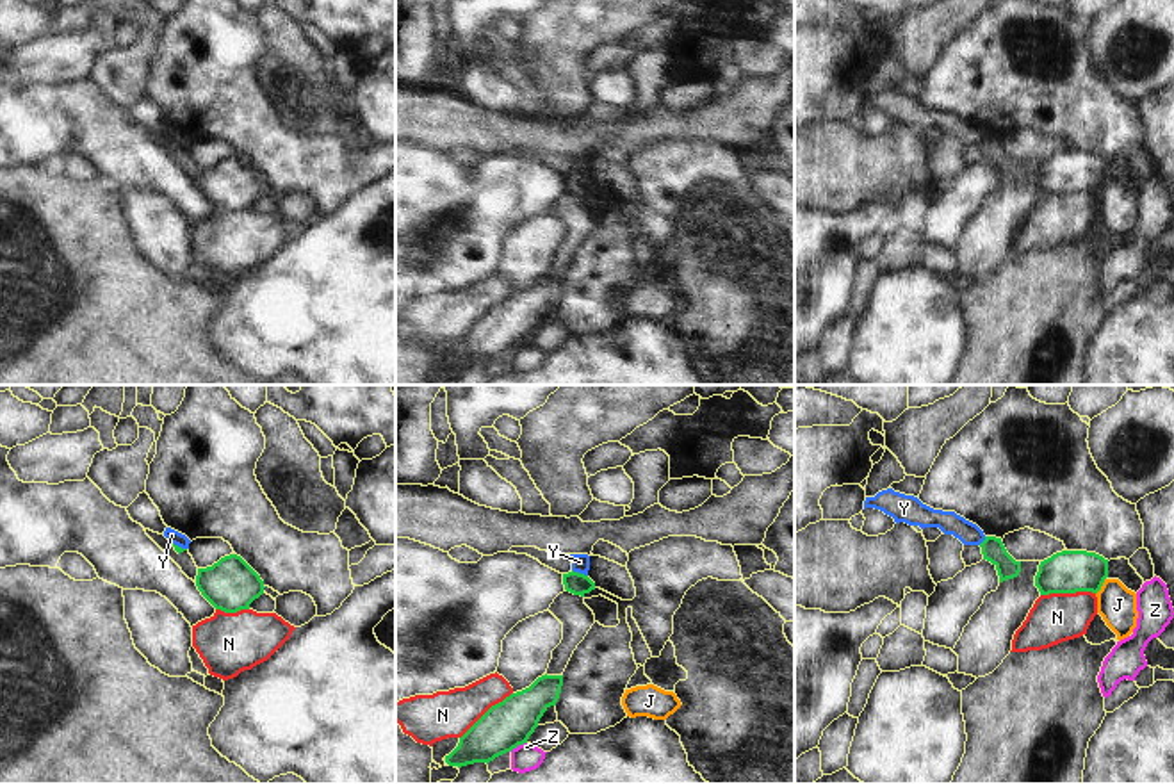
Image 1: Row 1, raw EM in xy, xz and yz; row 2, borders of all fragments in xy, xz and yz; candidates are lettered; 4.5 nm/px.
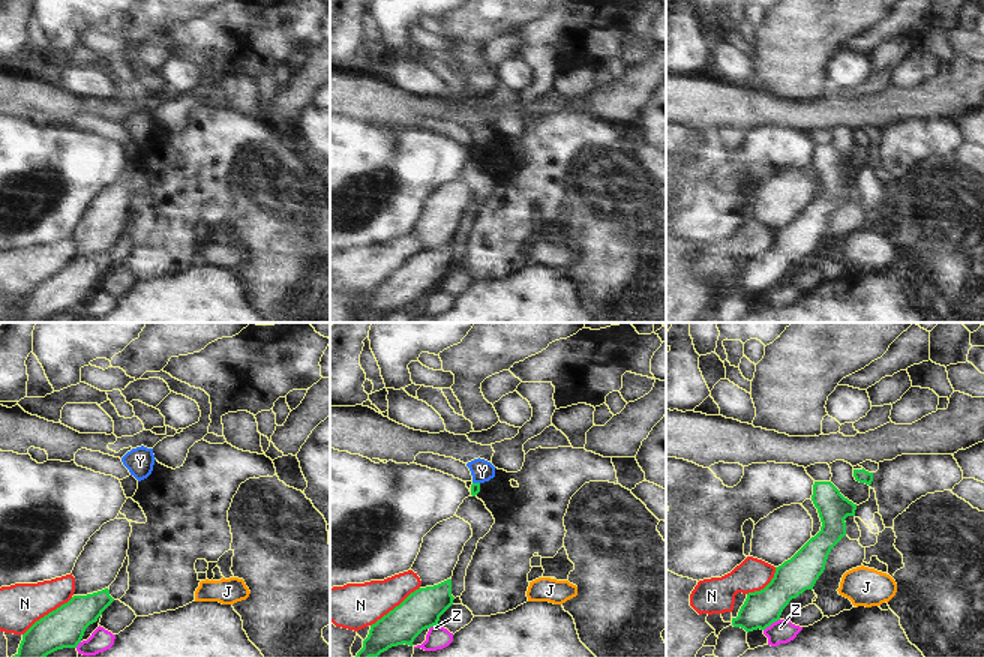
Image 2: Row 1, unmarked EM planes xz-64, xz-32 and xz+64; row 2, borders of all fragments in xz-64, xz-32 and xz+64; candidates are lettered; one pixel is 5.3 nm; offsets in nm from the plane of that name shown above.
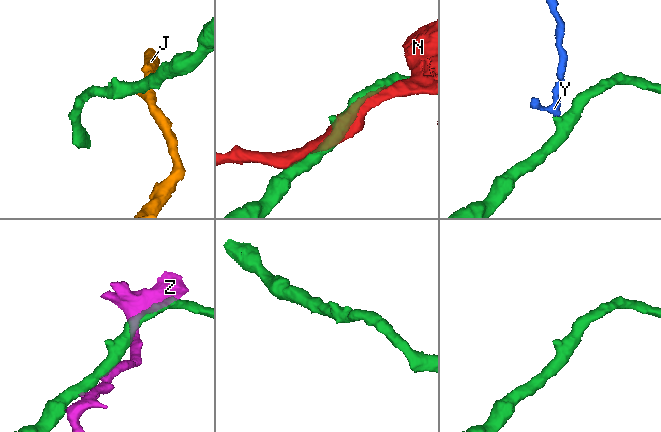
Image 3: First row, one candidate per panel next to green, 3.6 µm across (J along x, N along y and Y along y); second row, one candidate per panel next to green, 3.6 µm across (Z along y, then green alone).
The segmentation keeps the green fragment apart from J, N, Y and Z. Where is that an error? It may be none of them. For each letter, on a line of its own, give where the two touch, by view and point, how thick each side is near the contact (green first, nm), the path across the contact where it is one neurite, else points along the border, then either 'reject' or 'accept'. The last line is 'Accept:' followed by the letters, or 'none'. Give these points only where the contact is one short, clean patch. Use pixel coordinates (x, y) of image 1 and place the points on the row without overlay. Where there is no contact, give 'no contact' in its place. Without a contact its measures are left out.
J: yz (1101, 186) | 190/170 nm | along yz (1105, 179), (1096, 195) | reject
N: yz (1068, 193) | 190/220 nm | reject
Y: xz (578, 173) | 100/80 nm | along xz (572, 170), (586, 177) | reject
Z: xz (517, 346) | 220/120 nm | along xz (526, 342), (510, 351) | reject
Accept: none

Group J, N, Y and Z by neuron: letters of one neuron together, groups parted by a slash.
J / N / Y / Z

